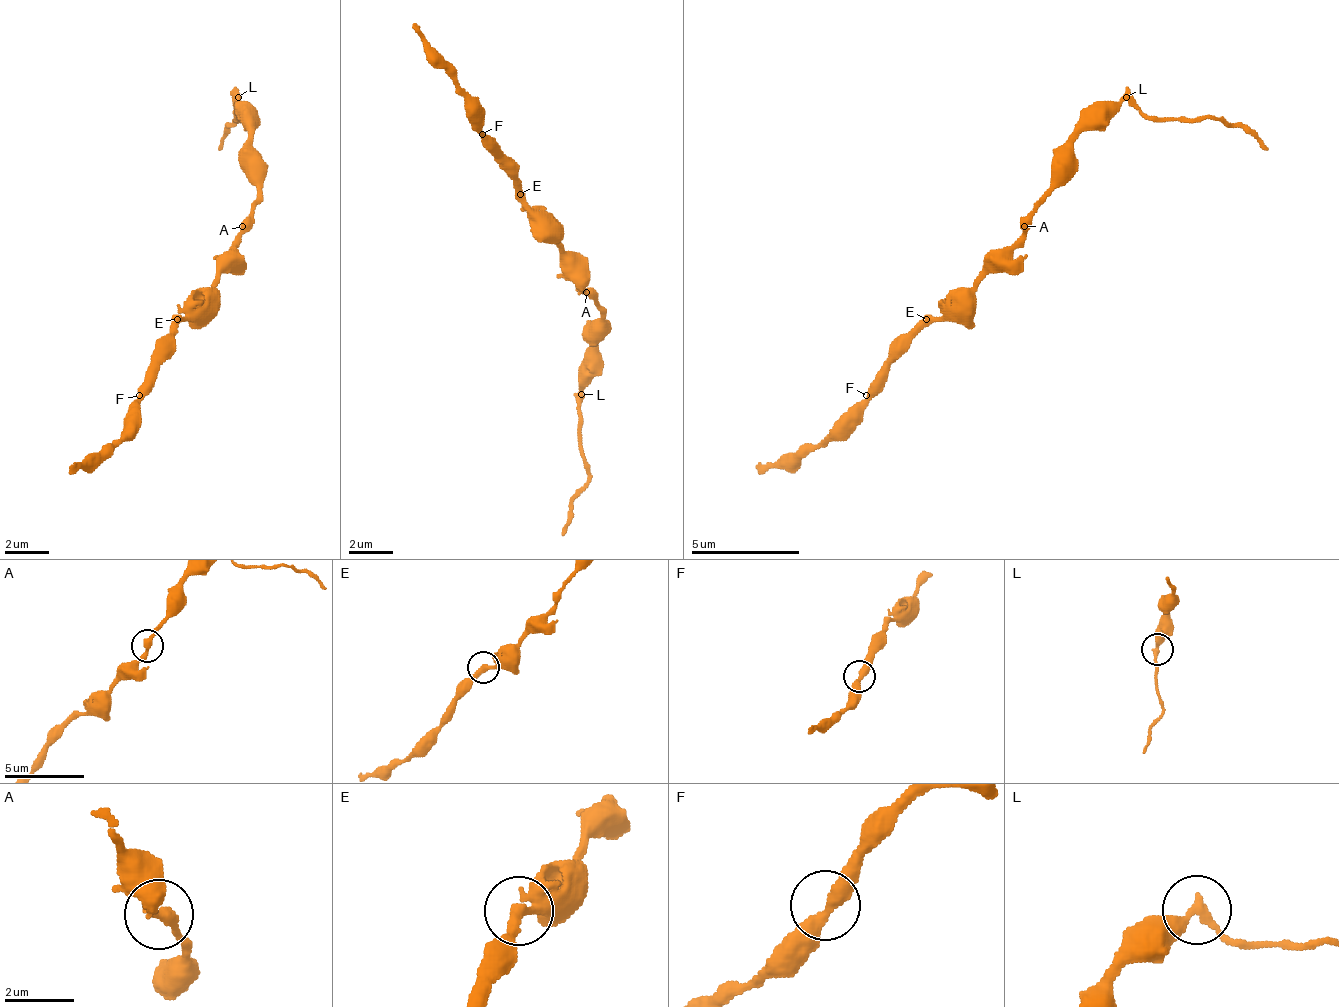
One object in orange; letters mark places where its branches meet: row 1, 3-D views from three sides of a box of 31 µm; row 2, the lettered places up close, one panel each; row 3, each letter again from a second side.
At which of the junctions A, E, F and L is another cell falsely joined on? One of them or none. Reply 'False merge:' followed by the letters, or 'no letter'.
False merge: L

